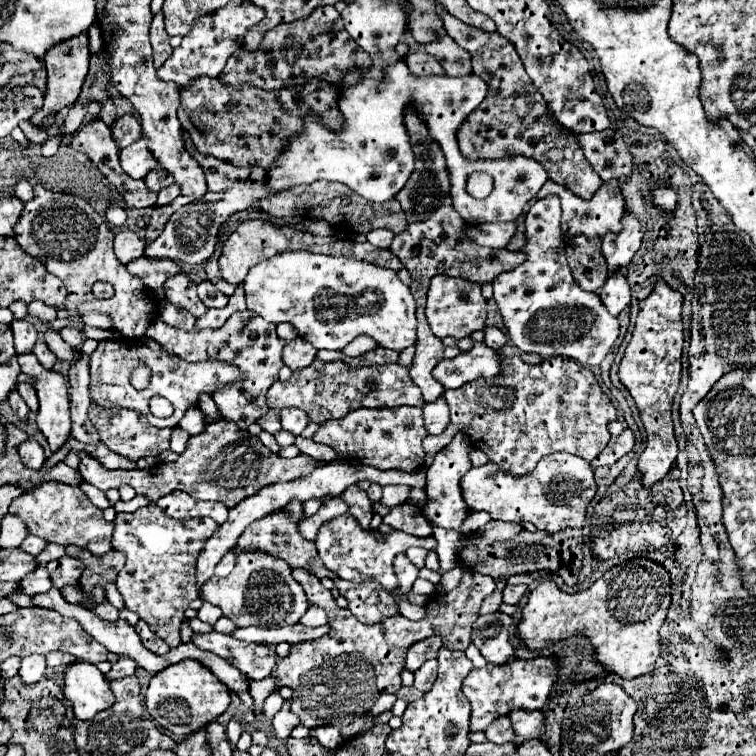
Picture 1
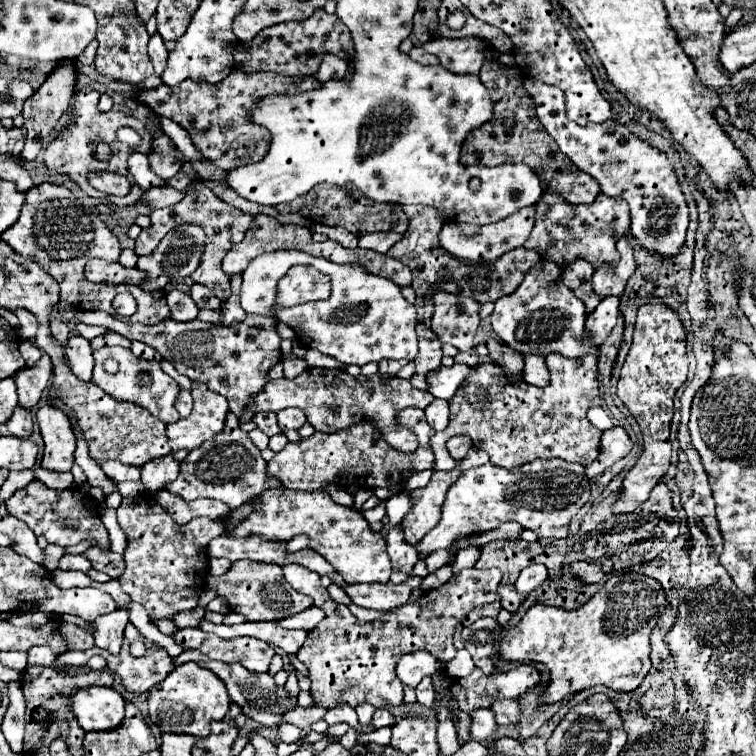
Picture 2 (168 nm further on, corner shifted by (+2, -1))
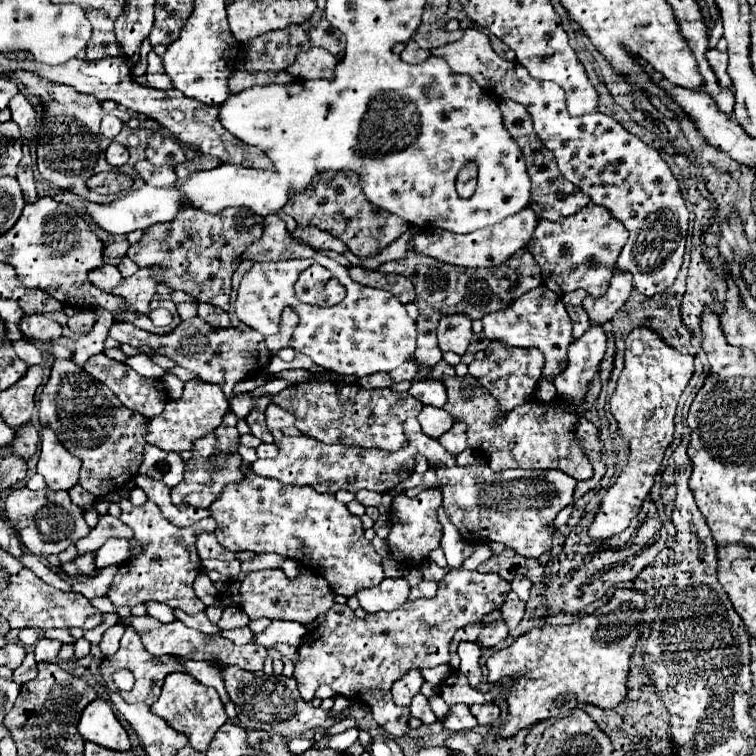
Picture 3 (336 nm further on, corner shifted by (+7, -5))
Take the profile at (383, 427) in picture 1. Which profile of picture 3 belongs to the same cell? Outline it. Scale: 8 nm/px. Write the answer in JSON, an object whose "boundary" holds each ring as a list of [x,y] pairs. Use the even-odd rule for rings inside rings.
{"boundary":[[[410,417],[404,423],[404,435],[408,437],[406,449],[400,449],[396,453],[388,453],[382,449],[358,449],[358,447],[346,447],[346,445],[324,445],[320,441],[314,441],[310,437],[282,437],[276,441],[278,455],[274,459],[258,459],[252,463],[252,469],[258,475],[278,479],[282,483],[290,485],[310,485],[320,493],[336,493],[340,489],[358,493],[360,489],[368,491],[390,491],[396,485],[400,485],[404,479],[408,479],[414,473],[414,455],[422,453],[428,457],[428,463],[434,467],[452,467],[456,465],[456,459],[452,453],[448,453],[438,439],[432,439],[422,433],[418,419]]]}

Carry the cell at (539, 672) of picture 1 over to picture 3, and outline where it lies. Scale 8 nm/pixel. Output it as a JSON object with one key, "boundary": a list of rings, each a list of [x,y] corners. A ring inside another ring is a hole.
{"boundary":[[[452,673],[448,679],[442,681],[438,693],[448,705],[456,705],[456,703],[464,703],[464,705],[482,703],[484,705],[484,703],[492,703],[498,689],[492,689],[488,693],[480,693],[468,685],[468,681],[462,673]]]}

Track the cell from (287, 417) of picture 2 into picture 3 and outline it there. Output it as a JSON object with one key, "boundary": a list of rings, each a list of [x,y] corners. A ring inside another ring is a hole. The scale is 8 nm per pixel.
{"boundary":[[[268,405],[268,409],[266,409],[266,423],[268,423],[268,429],[272,431],[272,429],[284,429],[284,427],[290,427],[290,425],[294,425],[294,421],[296,421],[296,417],[292,415],[292,413],[288,413],[288,411],[284,411],[282,407],[278,407],[278,405]]]}

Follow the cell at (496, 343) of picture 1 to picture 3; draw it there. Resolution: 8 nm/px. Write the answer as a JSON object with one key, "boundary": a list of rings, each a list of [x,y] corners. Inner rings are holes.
{"boundary":[[[512,347],[510,349],[510,357],[508,359],[492,359],[490,355],[482,361],[472,361],[468,365],[468,373],[472,377],[476,377],[484,389],[488,389],[496,401],[498,401],[498,409],[500,415],[510,413],[514,407],[528,403],[534,397],[534,387],[540,379],[540,371],[544,367],[544,355],[538,349],[520,349],[520,347]]]}

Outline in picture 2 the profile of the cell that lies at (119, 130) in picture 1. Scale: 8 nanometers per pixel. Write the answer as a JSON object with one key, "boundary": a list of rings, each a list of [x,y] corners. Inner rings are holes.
{"boundary":[[[83,89],[79,93],[75,93],[73,97],[73,119],[69,121],[69,127],[47,147],[45,151],[45,165],[55,171],[55,173],[63,173],[63,175],[71,175],[79,185],[81,189],[91,195],[91,197],[99,197],[99,199],[107,199],[111,205],[133,205],[141,199],[141,189],[139,187],[133,187],[129,195],[125,197],[113,197],[113,195],[107,195],[107,193],[101,193],[101,191],[95,191],[89,183],[87,183],[87,175],[91,171],[105,171],[109,169],[107,163],[101,163],[97,161],[95,157],[95,145],[99,141],[103,143],[109,143],[109,145],[115,145],[117,143],[117,137],[115,137],[115,131],[117,127],[121,125],[129,125],[133,129],[139,129],[139,133],[145,137],[147,131],[145,131],[145,123],[131,117],[131,115],[125,115],[121,111],[109,111],[109,113],[101,113],[97,111],[97,103],[99,103],[99,93],[95,89]]]}

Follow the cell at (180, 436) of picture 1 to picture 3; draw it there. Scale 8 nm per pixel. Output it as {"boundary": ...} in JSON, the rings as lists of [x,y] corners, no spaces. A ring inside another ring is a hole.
{"boundary":[[[188,381],[184,385],[184,393],[180,399],[168,399],[168,405],[164,409],[164,413],[160,413],[160,417],[152,417],[146,419],[148,425],[148,443],[156,445],[164,451],[188,451],[192,449],[194,441],[206,433],[212,433],[224,413],[226,413],[228,401],[220,389],[220,385],[212,385],[212,383],[202,383],[202,381]]]}

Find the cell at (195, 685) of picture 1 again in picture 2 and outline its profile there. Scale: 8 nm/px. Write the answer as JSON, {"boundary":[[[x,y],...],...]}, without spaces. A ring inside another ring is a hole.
{"boundary":[[[183,663],[169,673],[169,677],[157,683],[149,691],[149,719],[163,733],[189,733],[195,737],[209,735],[209,723],[221,721],[229,711],[229,695],[223,685],[211,671],[197,663]]]}

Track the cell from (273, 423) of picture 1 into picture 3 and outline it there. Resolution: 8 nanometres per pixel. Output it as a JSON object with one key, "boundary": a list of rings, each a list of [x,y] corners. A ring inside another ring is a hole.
{"boundary":[[[270,395],[260,397],[260,401],[256,401],[256,409],[252,409],[252,413],[246,417],[246,423],[250,425],[250,433],[256,435],[258,439],[262,439],[264,443],[274,443],[272,433],[266,427],[266,419],[264,419],[264,411],[270,405]]]}

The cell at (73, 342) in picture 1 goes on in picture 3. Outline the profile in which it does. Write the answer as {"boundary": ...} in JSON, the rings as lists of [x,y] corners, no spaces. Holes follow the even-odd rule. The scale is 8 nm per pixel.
{"boundary":[[[28,315],[18,323],[22,335],[38,341],[56,341],[62,335],[62,327],[46,315]]]}

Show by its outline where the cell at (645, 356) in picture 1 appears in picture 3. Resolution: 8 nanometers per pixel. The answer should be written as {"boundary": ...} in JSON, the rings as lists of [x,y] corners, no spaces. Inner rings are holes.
{"boundary":[[[642,327],[642,329],[634,329],[628,335],[624,371],[618,379],[618,387],[616,387],[614,395],[610,397],[610,411],[618,423],[618,433],[628,443],[628,461],[626,461],[626,467],[622,467],[616,483],[606,491],[606,495],[600,503],[594,523],[588,529],[588,535],[592,539],[610,539],[614,535],[620,535],[630,525],[630,521],[638,515],[642,501],[646,499],[646,495],[650,493],[650,489],[654,485],[654,475],[658,473],[664,451],[674,439],[674,413],[678,407],[678,399],[680,399],[682,391],[686,389],[692,373],[694,373],[694,359],[690,355],[682,355],[674,347],[666,345],[660,339],[660,335],[654,333],[652,329]]]}

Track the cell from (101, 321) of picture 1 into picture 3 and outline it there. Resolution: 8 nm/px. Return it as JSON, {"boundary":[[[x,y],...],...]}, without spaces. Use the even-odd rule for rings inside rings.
{"boundary":[[[194,317],[188,321],[182,321],[172,333],[168,335],[156,335],[148,333],[142,329],[136,329],[132,323],[114,323],[110,327],[110,337],[128,343],[128,345],[150,345],[156,349],[156,353],[170,357],[176,361],[180,367],[194,371],[202,381],[216,383],[222,387],[224,395],[230,399],[234,395],[234,385],[242,379],[252,377],[254,373],[262,373],[266,365],[270,363],[272,353],[266,349],[264,335],[254,331],[252,327],[240,323],[238,327],[228,327],[228,329],[216,329],[208,325],[204,319]]]}

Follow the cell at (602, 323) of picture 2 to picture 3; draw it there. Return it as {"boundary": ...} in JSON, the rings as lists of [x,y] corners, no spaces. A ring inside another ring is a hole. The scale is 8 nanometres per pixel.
{"boundary":[[[592,325],[568,349],[570,363],[566,371],[554,379],[558,397],[568,397],[568,401],[584,401],[588,385],[592,385],[596,373],[600,371],[604,353],[606,353],[604,329],[600,325]]]}

